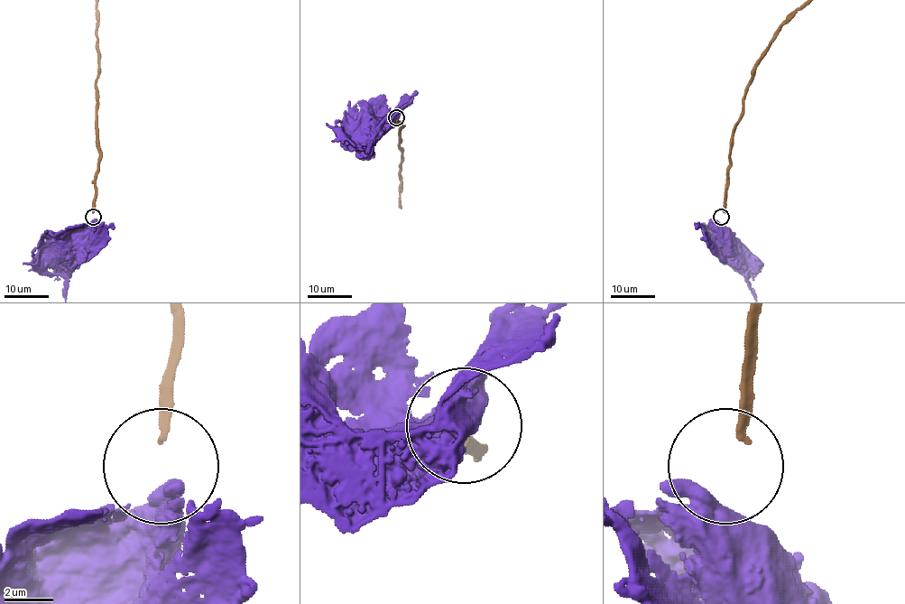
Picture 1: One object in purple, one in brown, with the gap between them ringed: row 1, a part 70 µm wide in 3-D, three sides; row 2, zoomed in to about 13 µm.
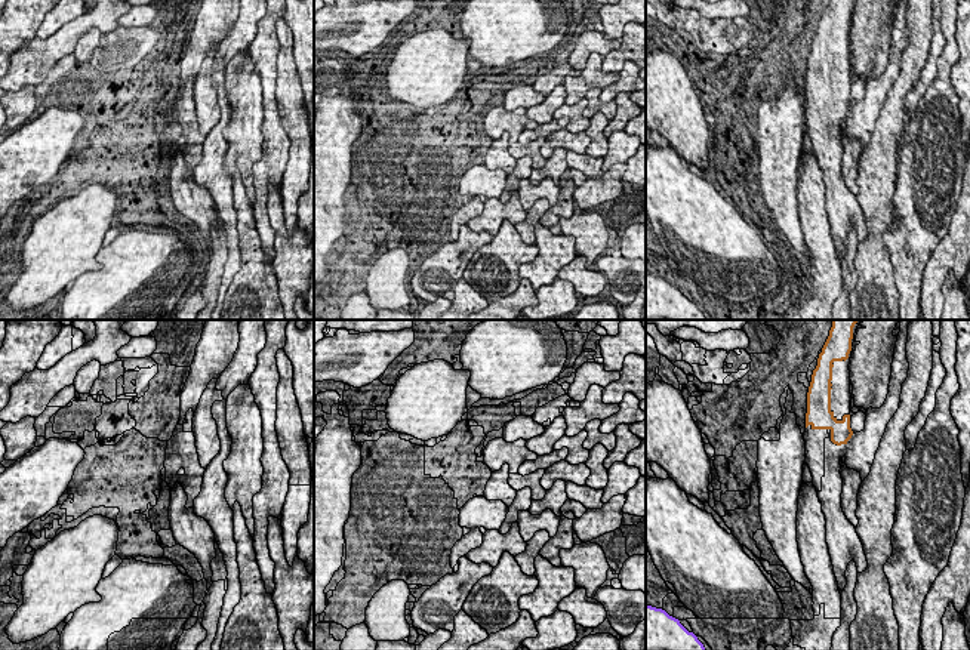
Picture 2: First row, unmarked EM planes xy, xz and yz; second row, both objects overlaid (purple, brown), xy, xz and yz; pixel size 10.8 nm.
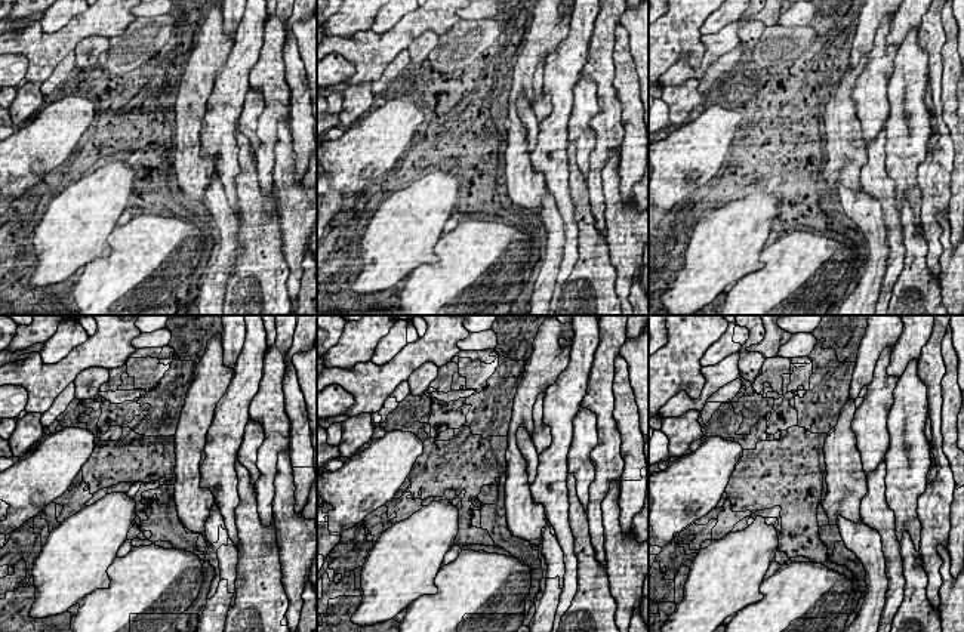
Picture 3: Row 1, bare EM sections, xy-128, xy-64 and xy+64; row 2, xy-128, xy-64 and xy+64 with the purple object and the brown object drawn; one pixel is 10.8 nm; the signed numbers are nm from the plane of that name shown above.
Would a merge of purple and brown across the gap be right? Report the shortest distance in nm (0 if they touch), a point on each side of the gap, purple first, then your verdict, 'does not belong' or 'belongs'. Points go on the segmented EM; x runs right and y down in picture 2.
2500 nm apart; from purple across yz (677, 619), (806, 427); does not belong

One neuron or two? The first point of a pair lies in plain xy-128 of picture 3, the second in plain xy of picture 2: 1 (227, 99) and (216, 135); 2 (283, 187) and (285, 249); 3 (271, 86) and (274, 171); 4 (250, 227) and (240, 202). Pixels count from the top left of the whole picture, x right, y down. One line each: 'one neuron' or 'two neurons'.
1: one neuron
2: one neuron
3: one neuron
4: one neuron

